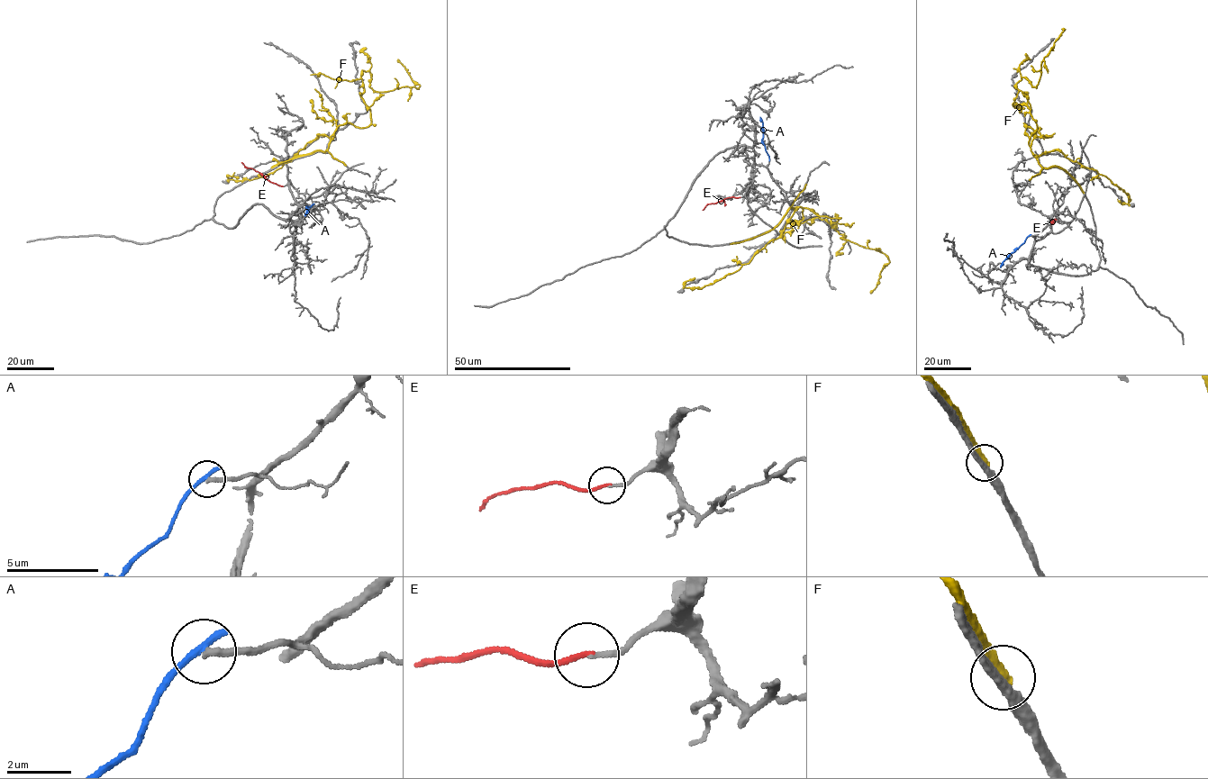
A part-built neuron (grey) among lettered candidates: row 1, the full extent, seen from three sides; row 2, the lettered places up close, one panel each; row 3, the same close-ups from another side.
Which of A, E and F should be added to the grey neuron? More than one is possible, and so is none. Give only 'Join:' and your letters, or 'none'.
Join: E

